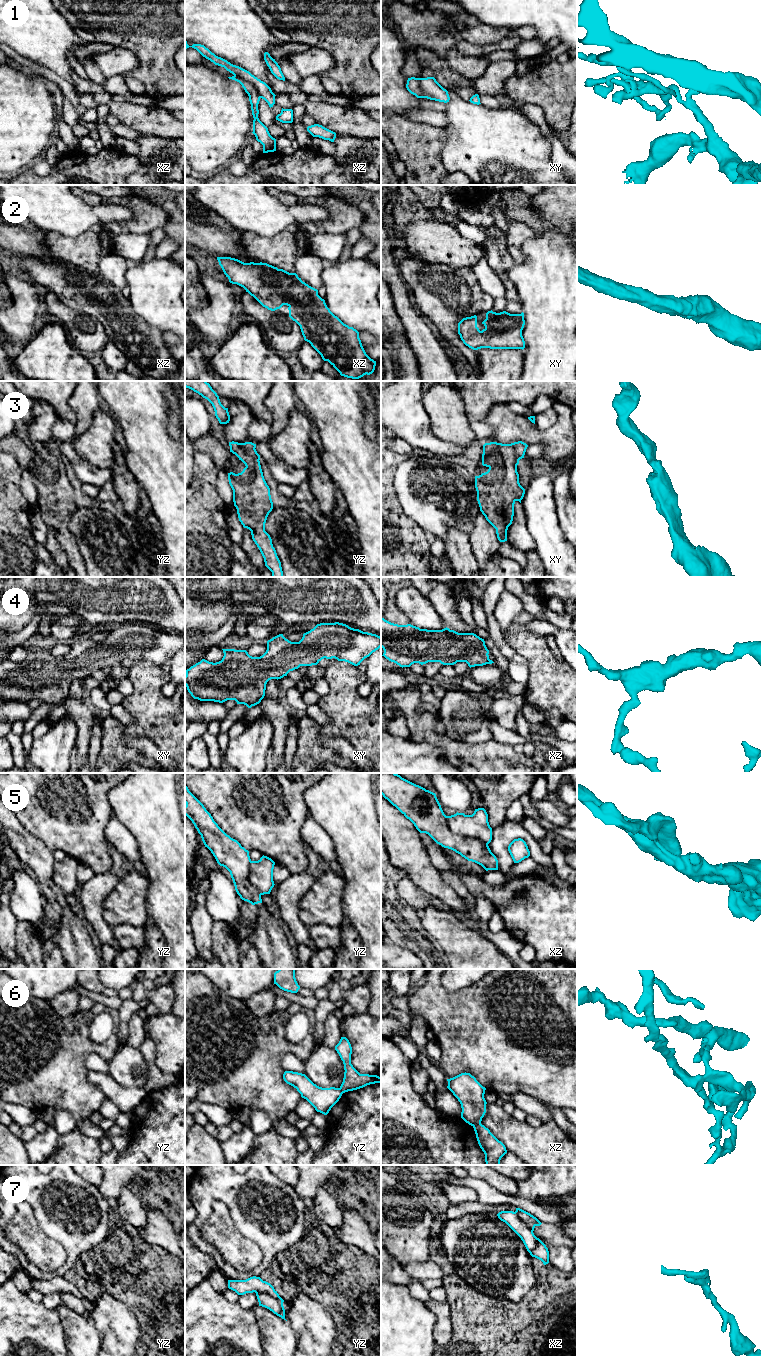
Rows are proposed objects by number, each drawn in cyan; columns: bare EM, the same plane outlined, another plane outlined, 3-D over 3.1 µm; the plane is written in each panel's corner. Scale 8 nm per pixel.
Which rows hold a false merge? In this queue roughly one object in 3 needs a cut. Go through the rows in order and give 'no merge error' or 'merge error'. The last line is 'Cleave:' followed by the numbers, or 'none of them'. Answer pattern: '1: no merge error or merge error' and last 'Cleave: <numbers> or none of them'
1: merge error
2: no merge error
3: no merge error
4: no merge error
5: merge error
6: merge error
7: merge error
Cleave: 1, 5, 6, 7

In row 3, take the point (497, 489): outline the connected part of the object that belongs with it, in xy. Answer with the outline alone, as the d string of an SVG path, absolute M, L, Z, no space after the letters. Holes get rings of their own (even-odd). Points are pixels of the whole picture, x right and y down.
M522 441L483 445L482 465L489 469L475 476L477 501L486 520L496 529L500 542L507 541L514 504L516 501L521 503L525 494L525 489L519 483L517 465L524 458L527 447Z

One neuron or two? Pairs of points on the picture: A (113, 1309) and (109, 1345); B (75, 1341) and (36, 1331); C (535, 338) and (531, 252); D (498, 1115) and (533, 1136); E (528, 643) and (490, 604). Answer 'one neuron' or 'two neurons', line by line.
A: one neuron
B: two neurons
C: one neuron
D: one neuron
E: two neurons

